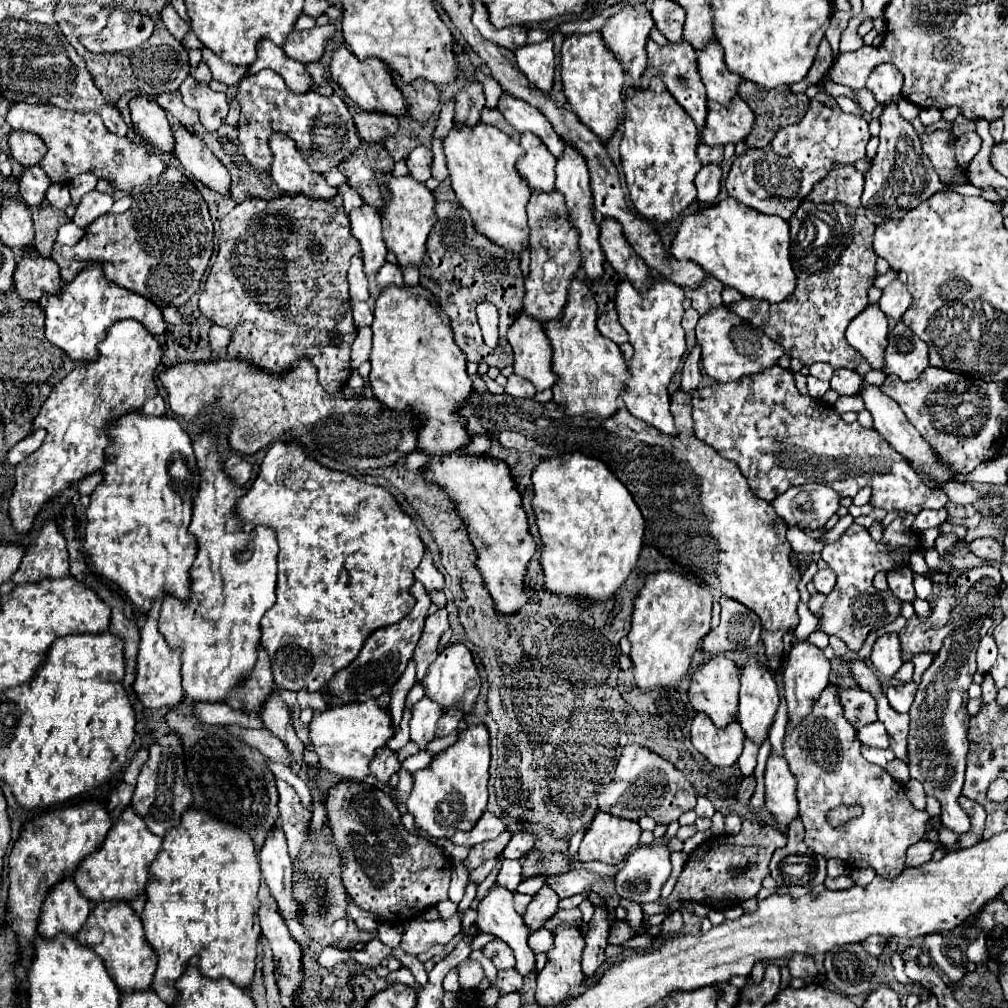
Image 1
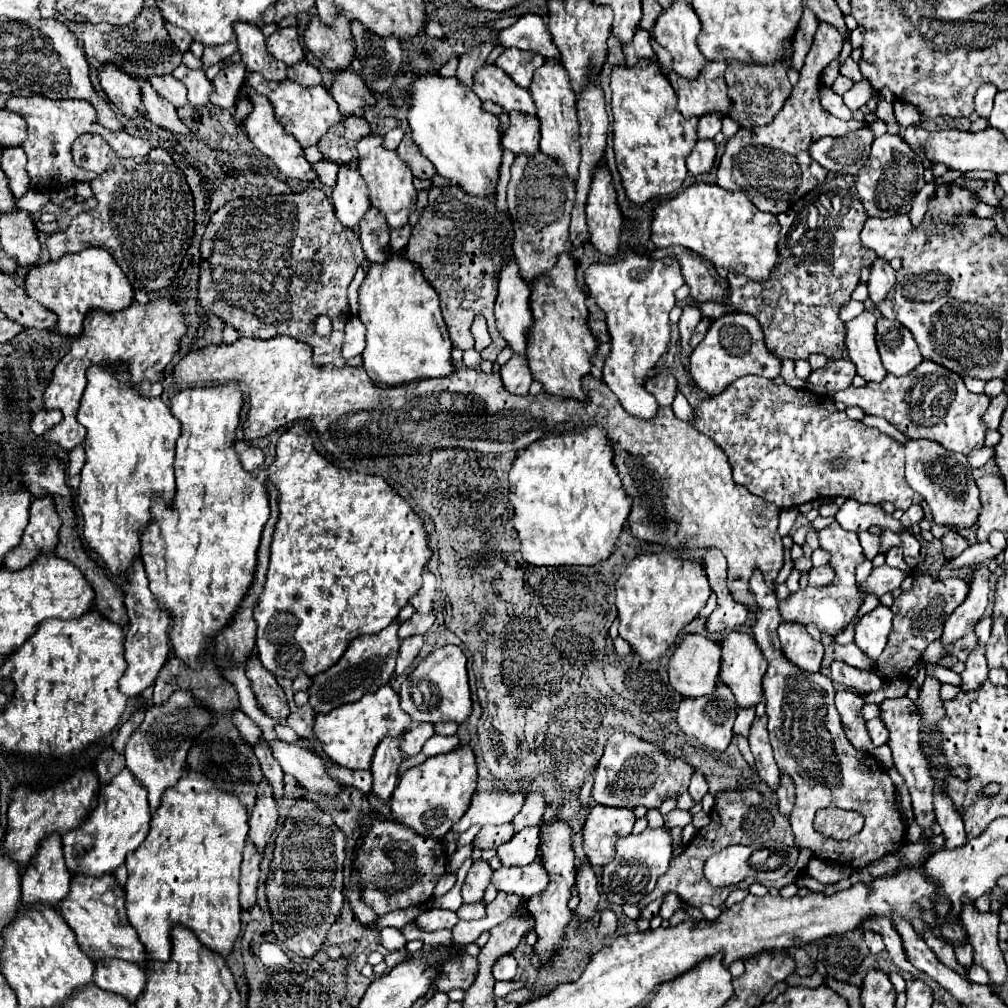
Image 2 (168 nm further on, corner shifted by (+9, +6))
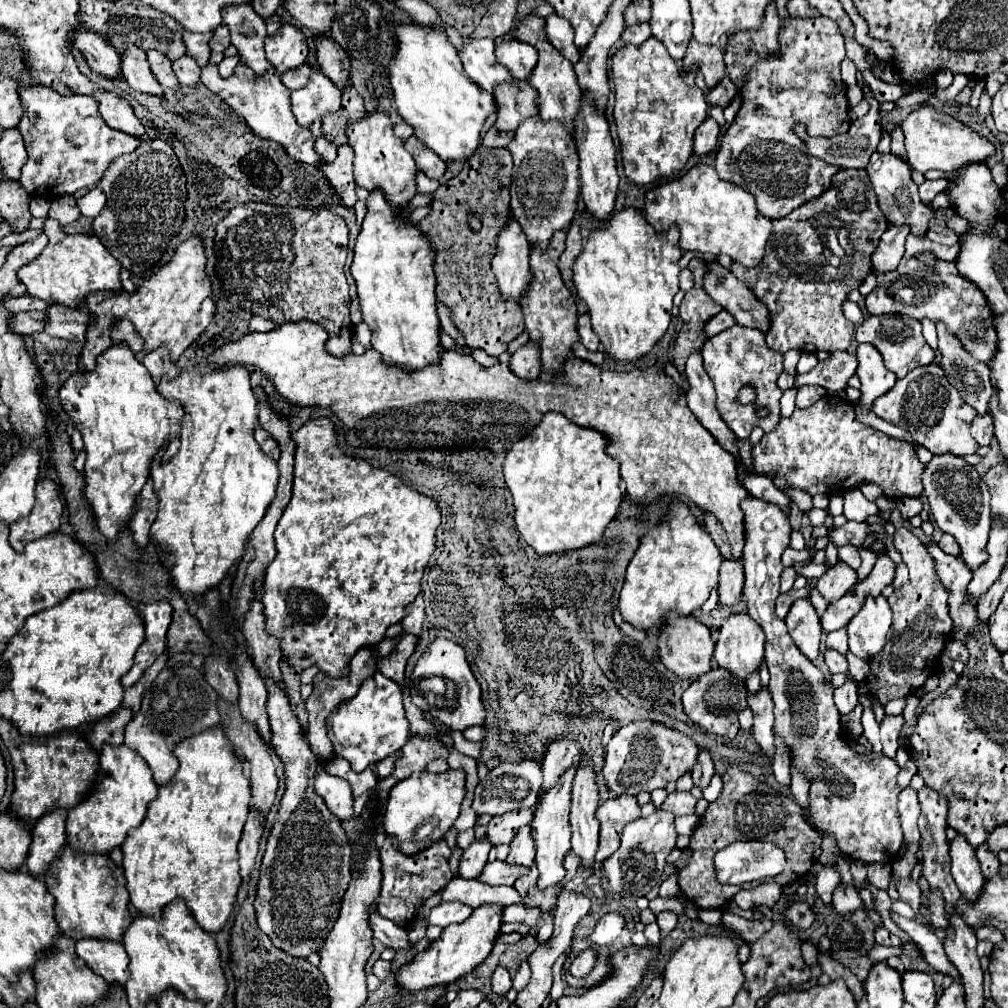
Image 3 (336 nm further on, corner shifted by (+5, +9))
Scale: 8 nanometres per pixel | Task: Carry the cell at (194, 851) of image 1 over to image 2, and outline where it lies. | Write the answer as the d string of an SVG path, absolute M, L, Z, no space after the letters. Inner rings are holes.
M186 774L180 782L168 788L162 796L162 806L156 810L150 822L150 834L138 846L138 850L128 852L126 868L126 914L134 930L138 932L140 942L146 946L148 966L152 968L156 962L168 962L172 952L172 928L176 924L192 930L196 938L208 946L212 952L228 958L234 950L236 938L240 934L240 902L238 902L238 878L242 864L242 850L246 846L248 836L248 810L238 798L232 794L222 794L216 790L210 780L200 774Z

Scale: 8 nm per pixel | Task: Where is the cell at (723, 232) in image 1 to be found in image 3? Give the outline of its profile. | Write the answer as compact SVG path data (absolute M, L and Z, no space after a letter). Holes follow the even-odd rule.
M698 163L680 179L666 181L646 191L646 221L660 233L676 225L680 229L680 249L714 255L730 255L744 267L756 267L764 255L764 243L772 231L772 221L756 209L756 201L748 191L722 181L712 165Z

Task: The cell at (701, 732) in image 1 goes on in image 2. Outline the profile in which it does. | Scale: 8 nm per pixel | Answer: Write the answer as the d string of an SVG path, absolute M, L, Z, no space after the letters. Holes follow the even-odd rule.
M720 684L716 688L716 694L712 694L712 698L684 698L680 702L678 708L678 728L688 736L694 738L698 742L702 742L706 748L716 750L716 752L724 752L732 740L732 726L736 720L736 702L732 698L732 692L728 690L728 686Z

